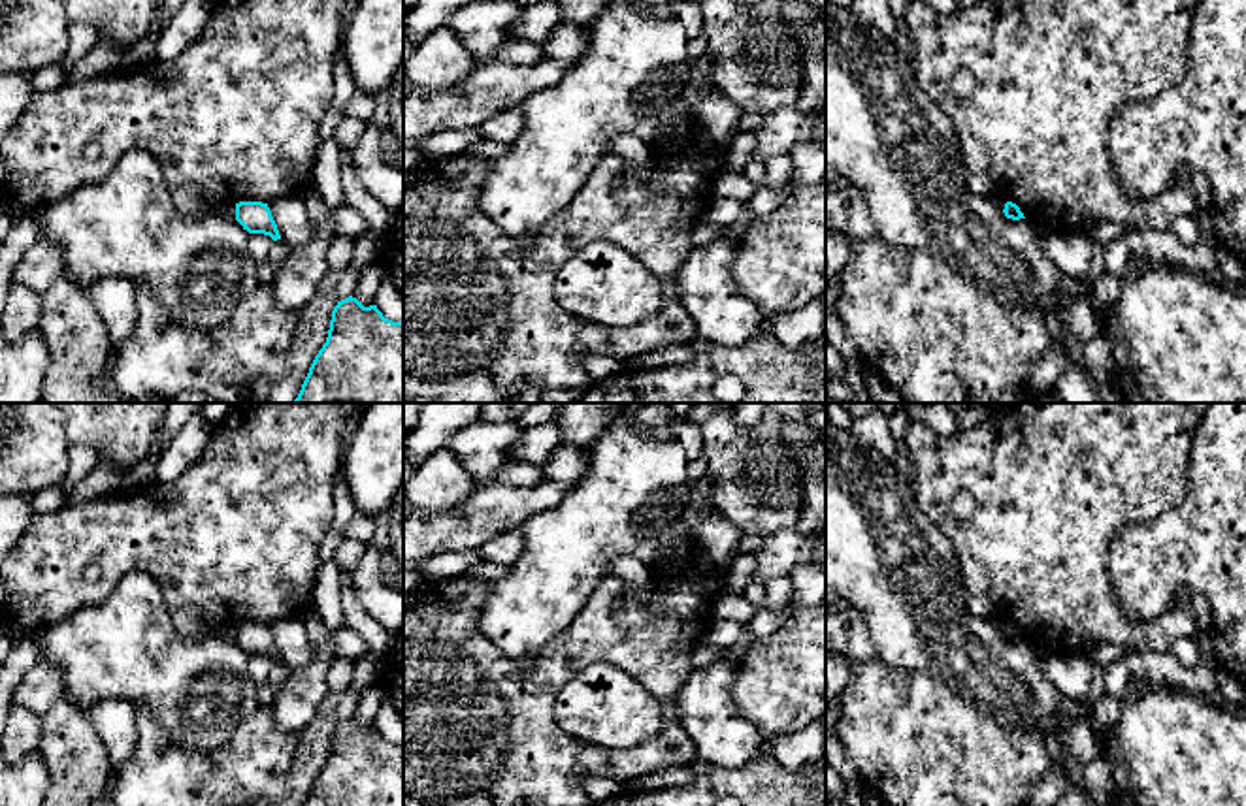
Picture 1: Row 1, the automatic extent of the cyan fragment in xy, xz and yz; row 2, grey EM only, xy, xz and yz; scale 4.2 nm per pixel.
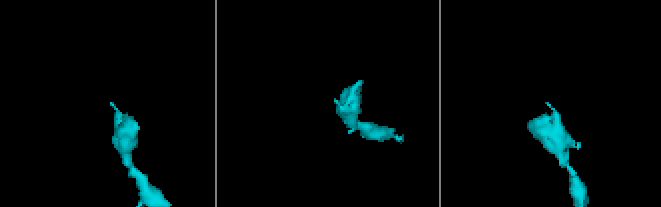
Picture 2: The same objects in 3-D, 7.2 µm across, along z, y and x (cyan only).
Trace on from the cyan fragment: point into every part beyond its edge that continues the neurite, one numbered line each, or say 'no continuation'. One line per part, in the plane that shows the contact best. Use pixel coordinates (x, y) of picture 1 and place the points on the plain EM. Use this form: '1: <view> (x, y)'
no continuation

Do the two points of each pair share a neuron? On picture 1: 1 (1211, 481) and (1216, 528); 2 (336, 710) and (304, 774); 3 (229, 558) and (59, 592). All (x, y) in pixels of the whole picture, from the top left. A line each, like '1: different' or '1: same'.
1: same
2: same
3: same

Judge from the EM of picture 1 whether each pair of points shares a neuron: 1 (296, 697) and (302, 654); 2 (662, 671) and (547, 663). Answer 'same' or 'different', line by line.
1: different
2: same

